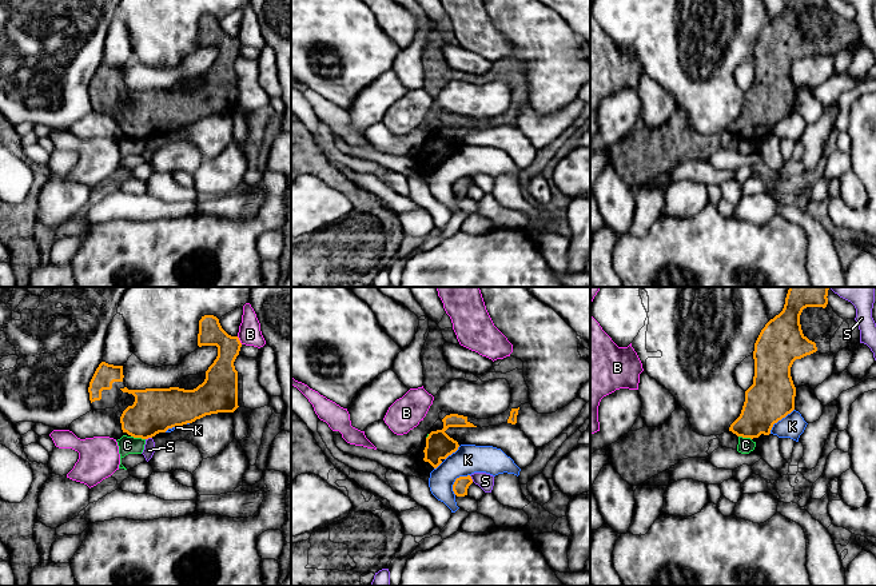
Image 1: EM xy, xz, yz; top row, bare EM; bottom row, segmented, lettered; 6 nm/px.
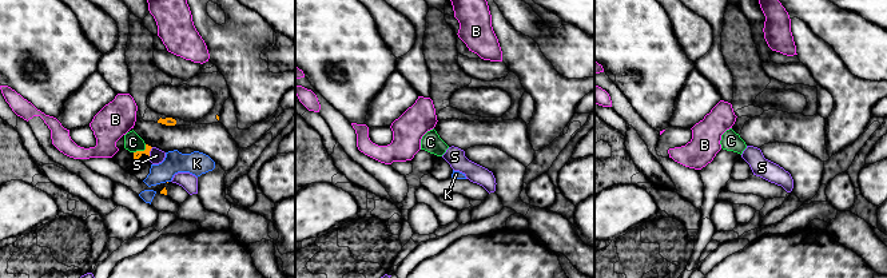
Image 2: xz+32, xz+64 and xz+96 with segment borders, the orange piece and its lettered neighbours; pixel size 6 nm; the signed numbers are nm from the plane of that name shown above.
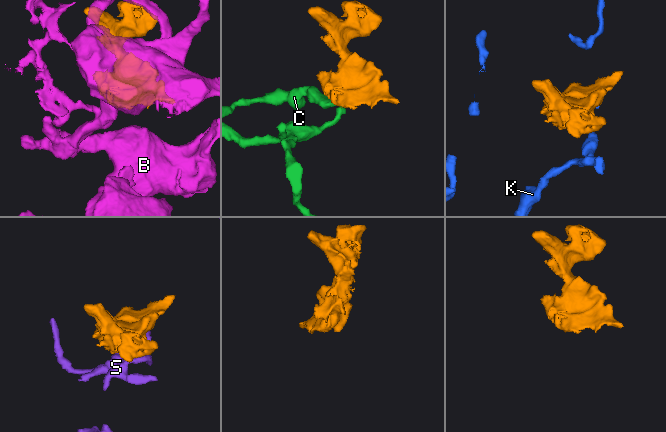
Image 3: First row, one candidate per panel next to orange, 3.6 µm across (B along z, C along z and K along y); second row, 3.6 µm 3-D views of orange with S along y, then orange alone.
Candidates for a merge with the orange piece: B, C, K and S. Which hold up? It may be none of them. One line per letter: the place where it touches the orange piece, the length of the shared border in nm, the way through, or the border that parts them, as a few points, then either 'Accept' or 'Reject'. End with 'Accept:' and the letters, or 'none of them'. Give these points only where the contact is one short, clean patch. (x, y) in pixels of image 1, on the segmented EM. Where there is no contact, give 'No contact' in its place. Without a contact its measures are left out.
B: Touches orange at xy (239, 341). Shared border 60 nm. Reject
C: Touches orange at xy (138, 437). Shared border 90 nm. Boundary: xy (131, 435), (144, 439). Reject
K: Touches orange at xz (456, 481). Shared border 160 nm. Reject
S: Touches orange at xy (148, 437). Shared border 40 nm. Reject
Accept: none of them

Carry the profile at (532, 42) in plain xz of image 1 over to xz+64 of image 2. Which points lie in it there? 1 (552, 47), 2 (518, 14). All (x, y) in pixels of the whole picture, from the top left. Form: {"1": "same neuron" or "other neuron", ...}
{"1": "other neuron", "2": "other neuron"}

